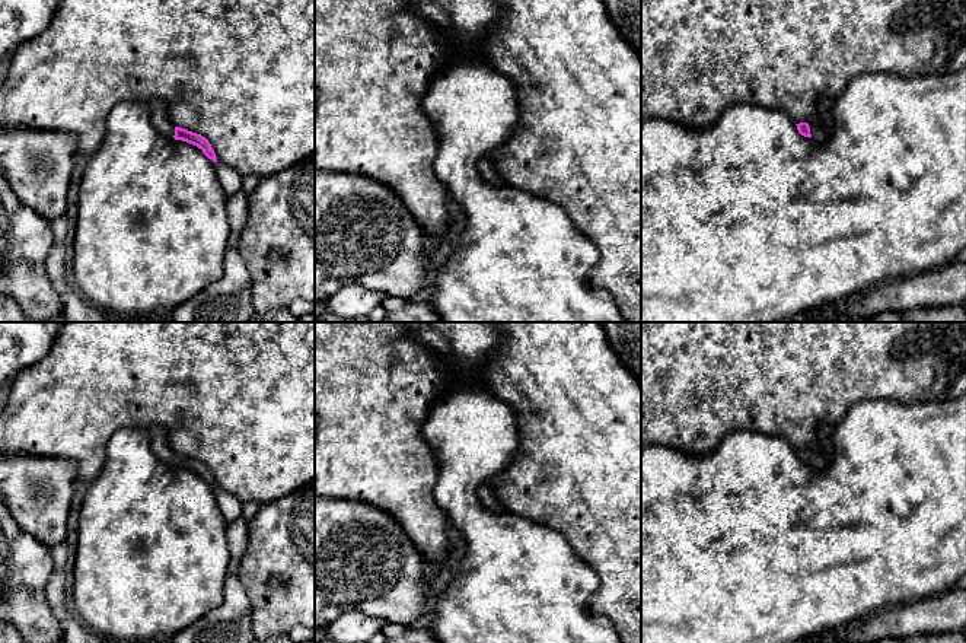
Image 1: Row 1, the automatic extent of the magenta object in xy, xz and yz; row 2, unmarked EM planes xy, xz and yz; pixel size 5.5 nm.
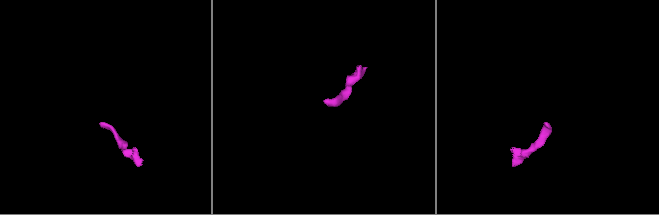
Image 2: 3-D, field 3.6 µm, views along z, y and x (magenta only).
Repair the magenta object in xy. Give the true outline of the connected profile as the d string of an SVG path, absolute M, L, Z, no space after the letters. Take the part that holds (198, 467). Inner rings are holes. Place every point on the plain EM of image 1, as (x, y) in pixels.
M152 426L147 429L150 434L150 446L153 453L166 465L175 465L175 467L182 467L189 471L197 472L198 475L203 477L203 480L211 486L214 490L217 488L216 480L208 469L205 464L201 461L188 458L181 453L175 453L172 451L169 437L168 437L168 430L162 426Z

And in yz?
M820 424L814 430L814 440L816 440L816 451L807 451L800 449L796 451L797 456L801 462L813 465L814 468L823 468L828 464L830 464L833 458L833 449L832 449L832 433L835 427L830 427L828 424Z

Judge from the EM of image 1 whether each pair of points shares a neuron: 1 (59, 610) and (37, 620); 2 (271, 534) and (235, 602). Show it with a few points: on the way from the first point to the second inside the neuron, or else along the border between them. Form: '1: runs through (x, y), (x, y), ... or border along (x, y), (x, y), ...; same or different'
1: border along (48, 579), (45, 599), (51, 614), (63, 627); different
2: border along (236, 575), (249, 601), (252, 620); different

